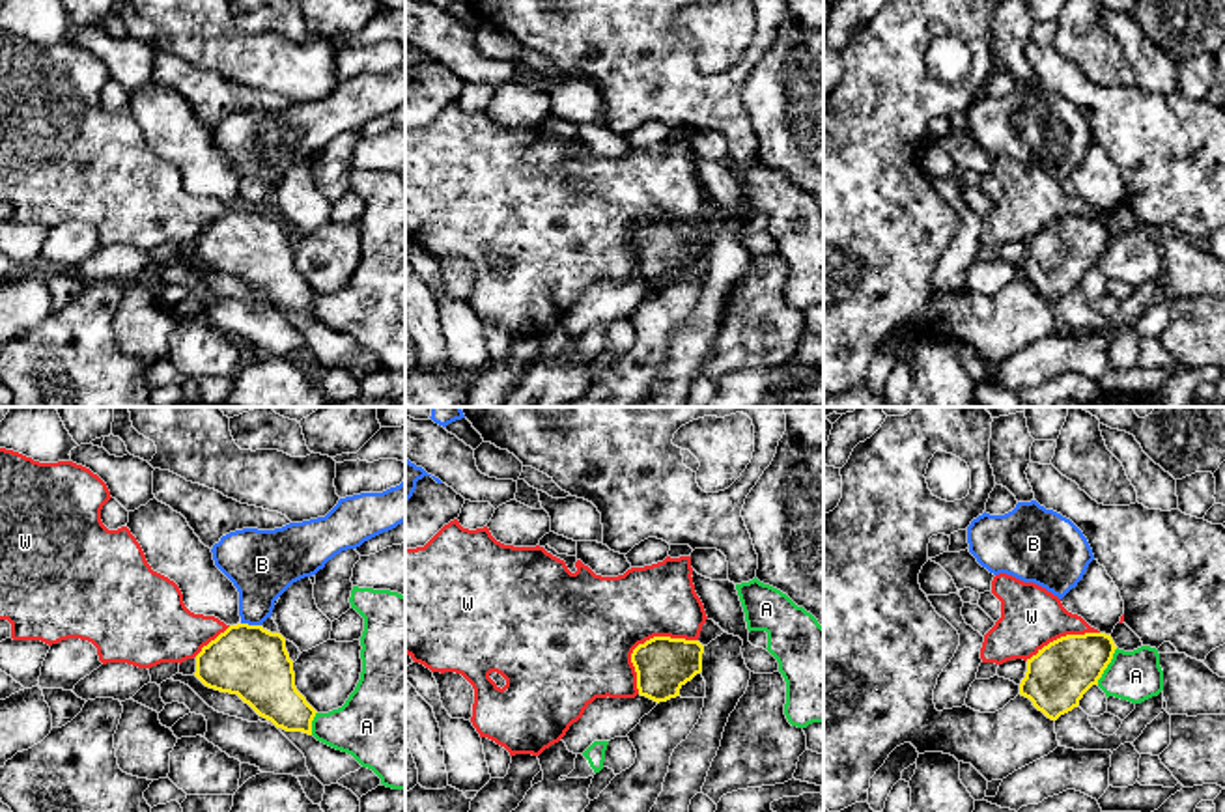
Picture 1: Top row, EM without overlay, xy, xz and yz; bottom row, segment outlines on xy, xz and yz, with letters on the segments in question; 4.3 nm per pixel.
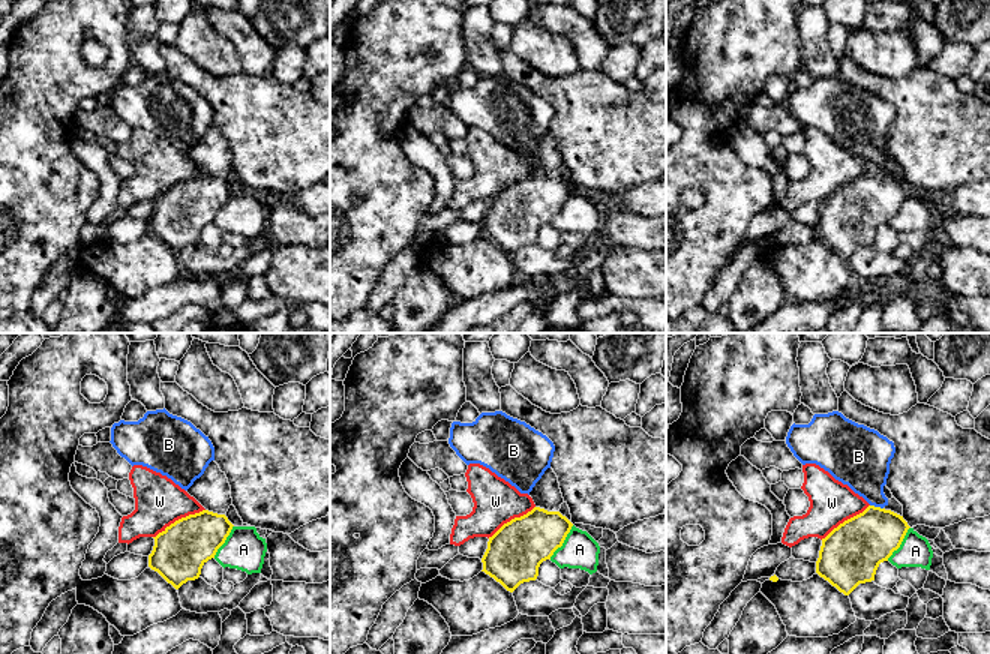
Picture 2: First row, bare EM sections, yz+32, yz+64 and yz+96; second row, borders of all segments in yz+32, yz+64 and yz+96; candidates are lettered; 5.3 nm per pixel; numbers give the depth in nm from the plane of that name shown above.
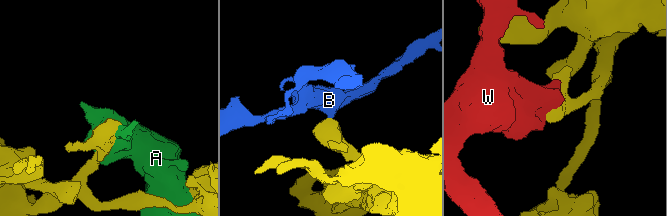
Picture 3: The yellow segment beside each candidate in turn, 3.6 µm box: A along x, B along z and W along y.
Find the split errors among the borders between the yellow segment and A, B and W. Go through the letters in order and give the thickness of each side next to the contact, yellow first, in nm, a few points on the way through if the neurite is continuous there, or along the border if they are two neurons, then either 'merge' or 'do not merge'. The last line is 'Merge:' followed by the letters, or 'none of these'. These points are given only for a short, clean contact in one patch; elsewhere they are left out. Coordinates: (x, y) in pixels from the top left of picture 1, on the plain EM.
A: 280/220 nm | do not merge
B: 300/280 nm | along xy (241, 204), (260, 208) | do not merge
W: 240/420 nm | do not merge
Merge: none of these

